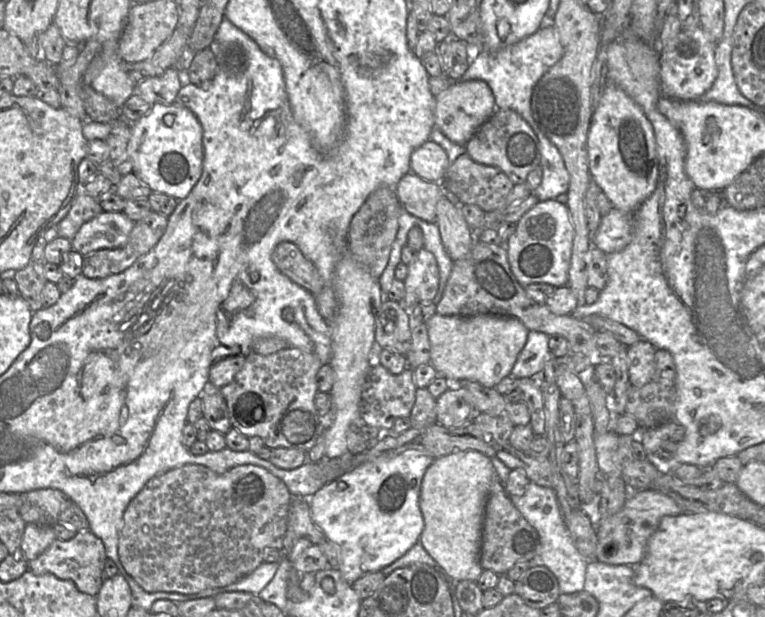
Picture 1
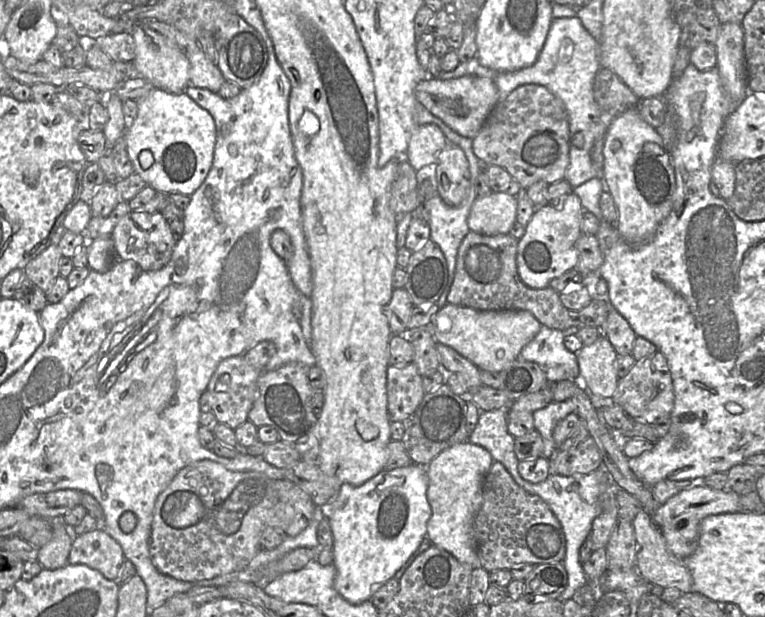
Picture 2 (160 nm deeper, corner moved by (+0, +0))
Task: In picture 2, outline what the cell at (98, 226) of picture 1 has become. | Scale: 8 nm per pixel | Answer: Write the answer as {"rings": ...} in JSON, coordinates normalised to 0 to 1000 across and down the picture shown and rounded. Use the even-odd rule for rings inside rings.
{"rings":[[[174,340],[153,361],[144,384],[153,417],[158,423],[178,426],[188,439],[210,438],[222,423],[233,391],[227,386],[220,358],[209,344],[195,345]]]}

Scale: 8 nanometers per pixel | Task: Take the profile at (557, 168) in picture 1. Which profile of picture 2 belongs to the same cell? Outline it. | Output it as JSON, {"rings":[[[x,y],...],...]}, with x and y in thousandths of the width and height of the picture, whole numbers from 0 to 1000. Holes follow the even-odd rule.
{"rings":[[[756,26],[724,29],[718,45],[711,75],[701,100],[669,117],[655,117],[631,107],[624,92],[609,102],[601,102],[593,113],[578,117],[571,126],[596,128],[605,123],[637,125],[646,131],[652,164],[660,162],[668,149],[686,136],[702,136],[714,141],[732,159],[741,178],[745,212],[744,267],[737,292],[753,305],[766,293],[782,287],[782,277],[773,259],[773,243],[782,227],[790,227],[793,209],[809,180],[791,180],[776,160],[775,135],[786,110],[783,70],[762,42]]]}

